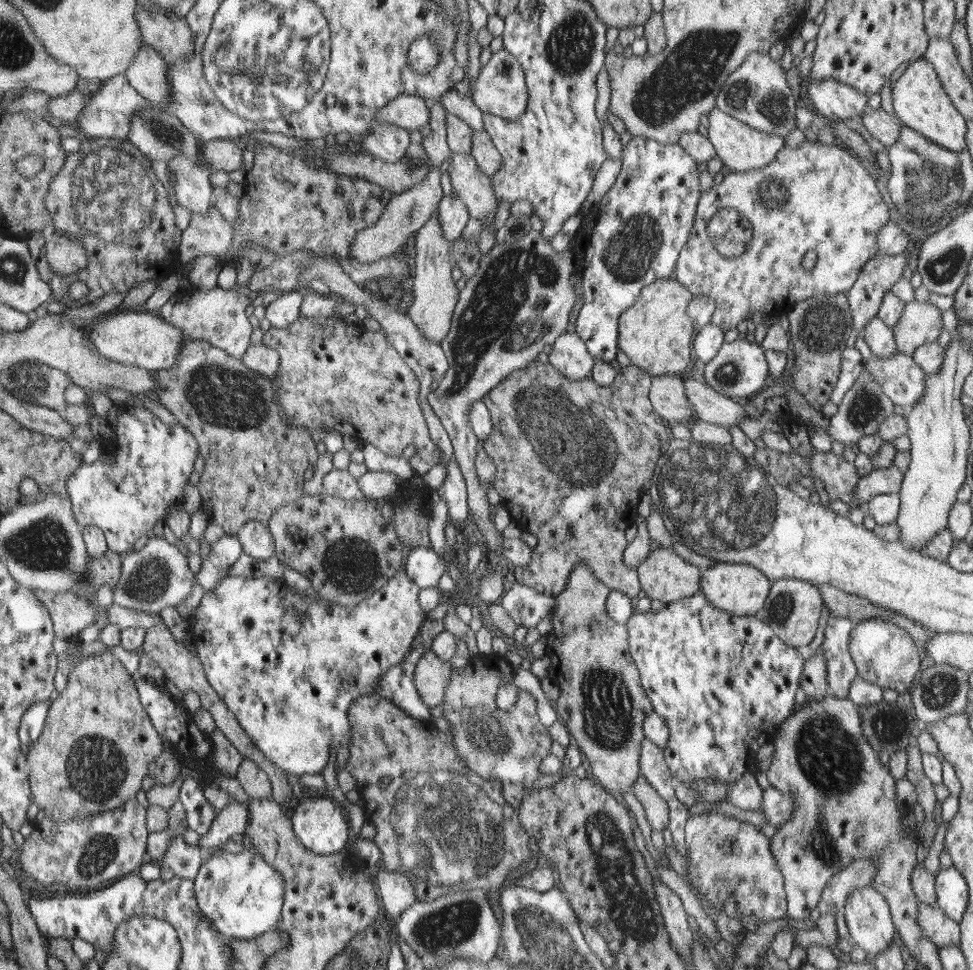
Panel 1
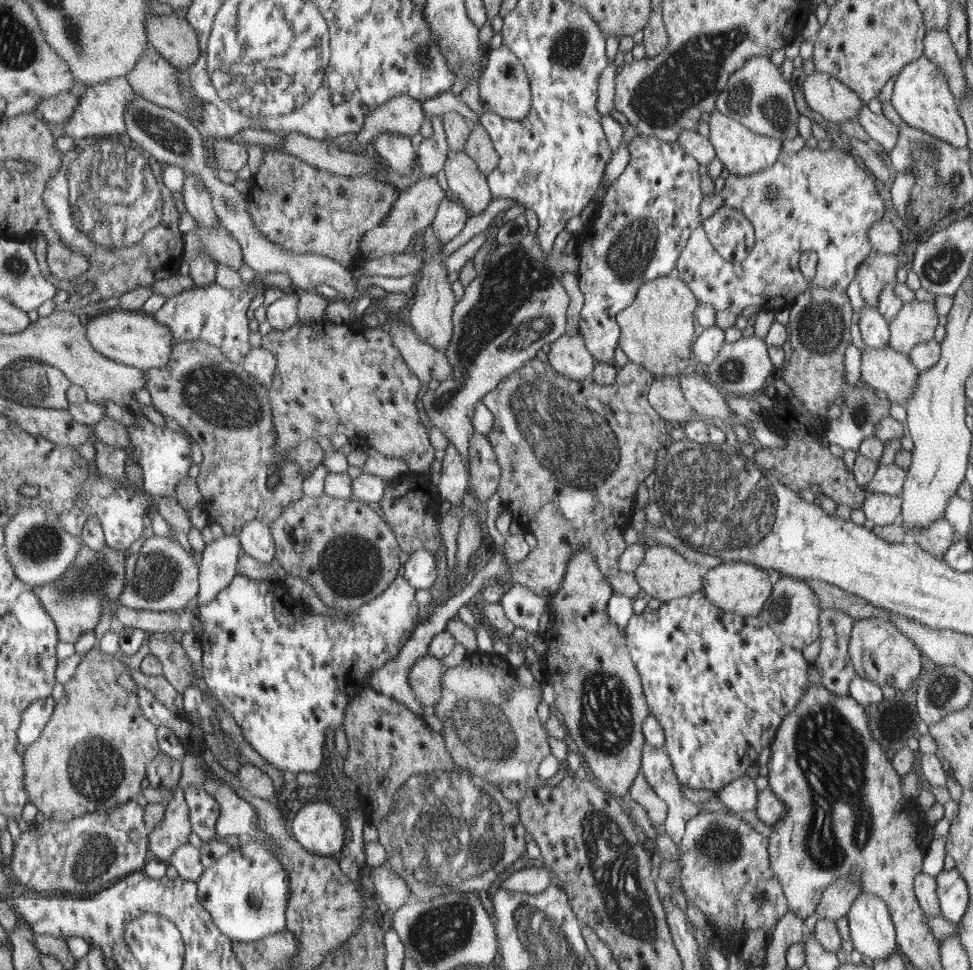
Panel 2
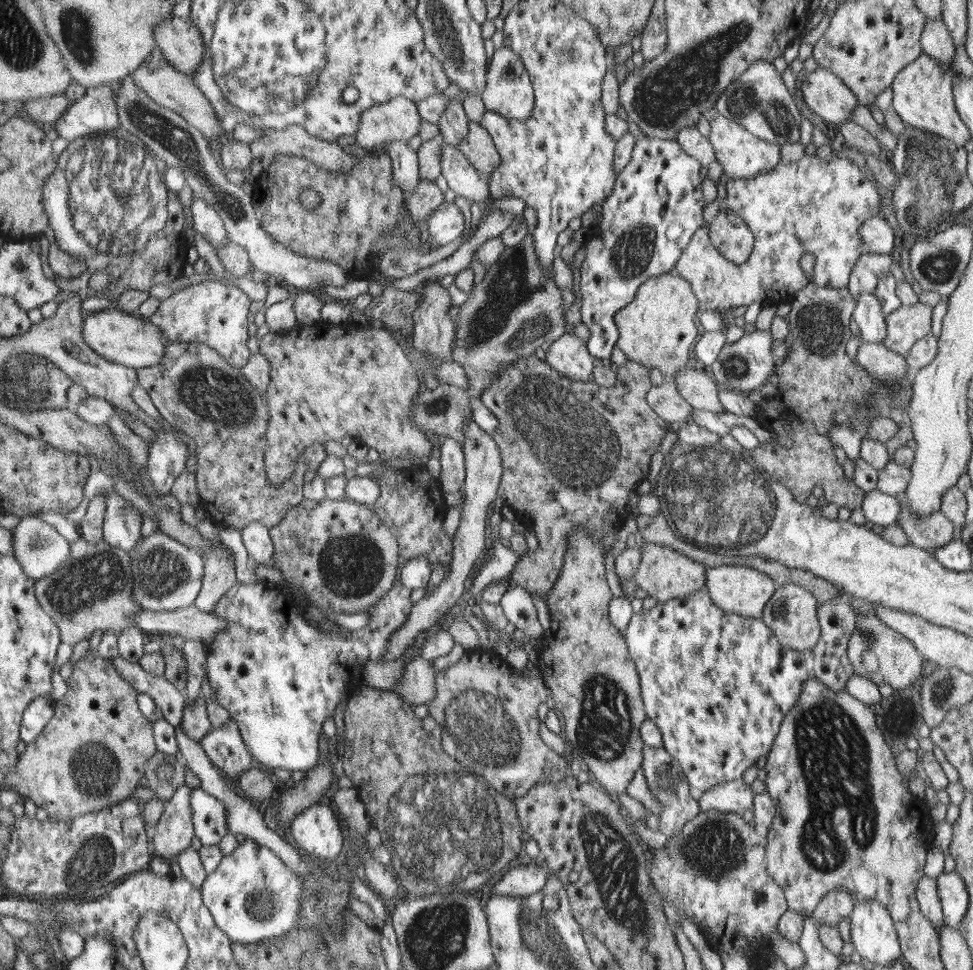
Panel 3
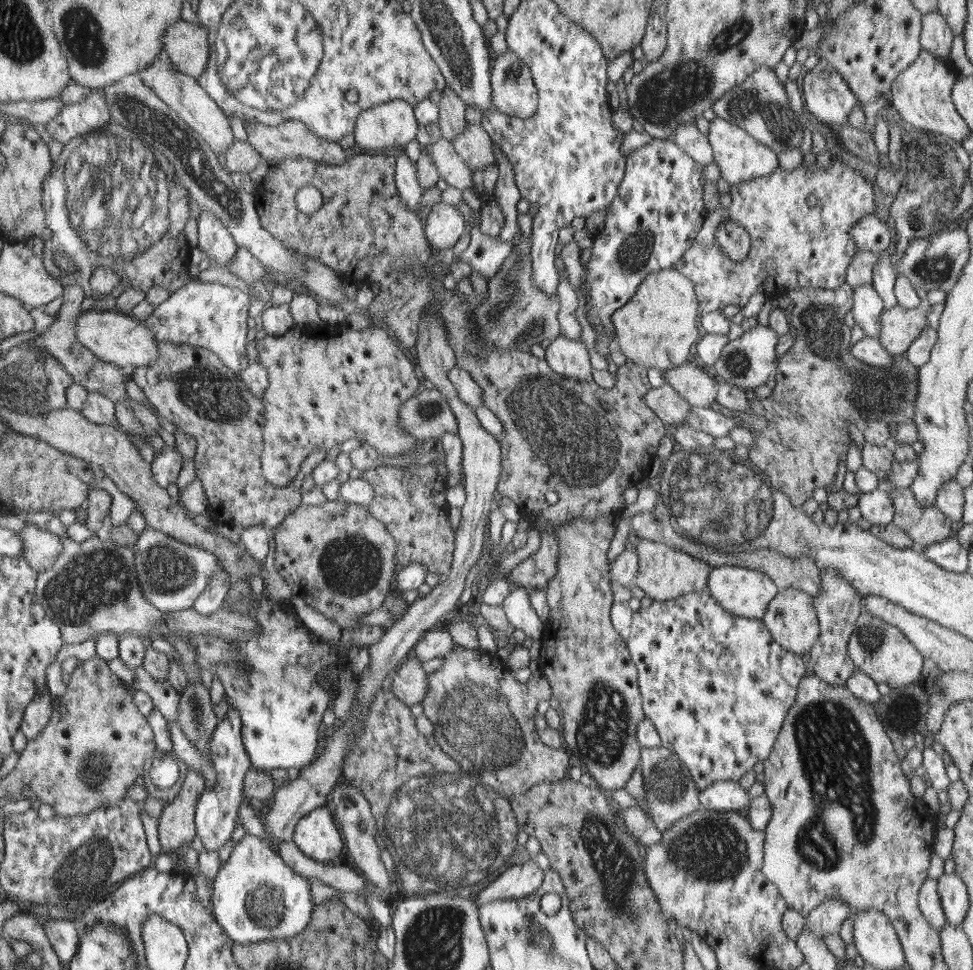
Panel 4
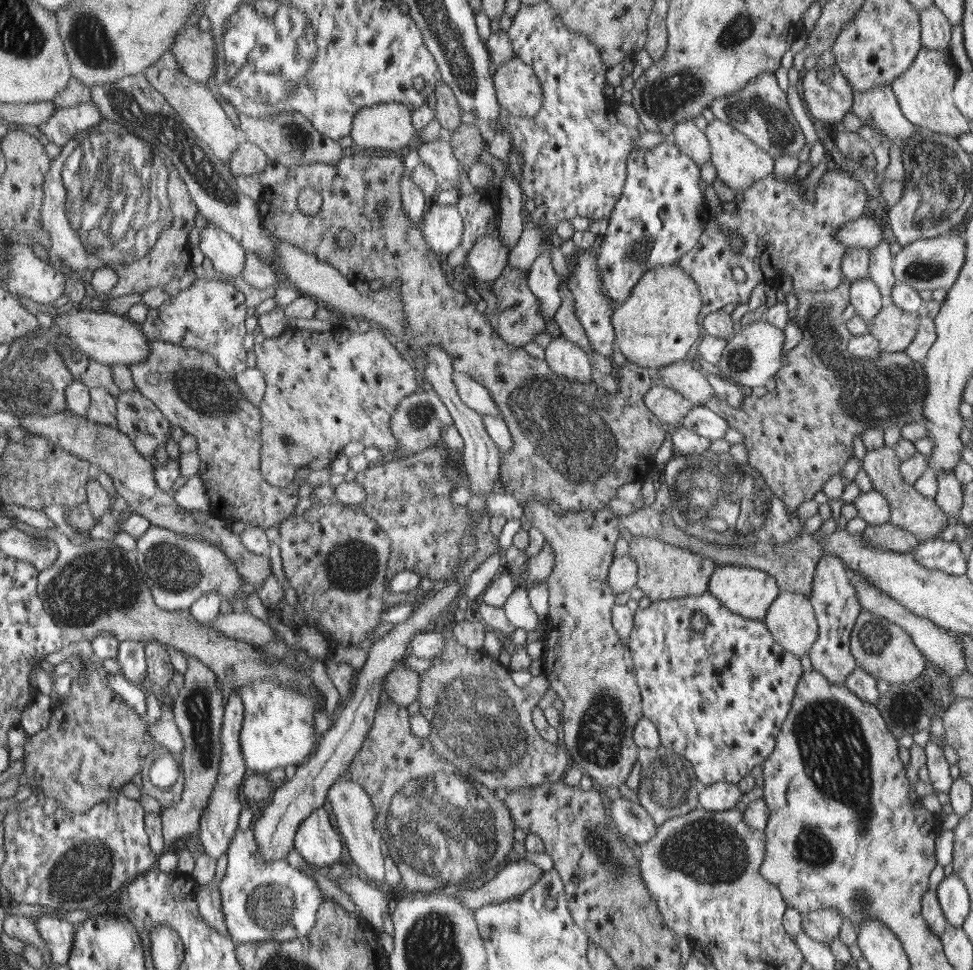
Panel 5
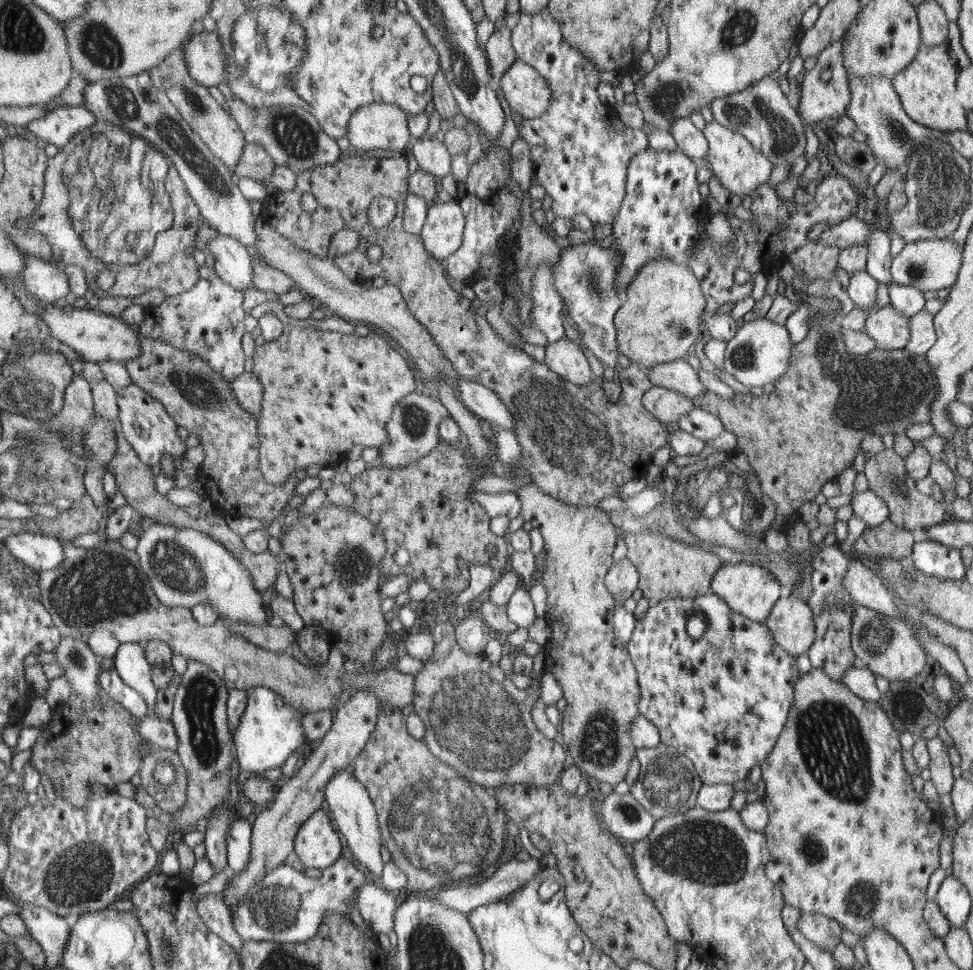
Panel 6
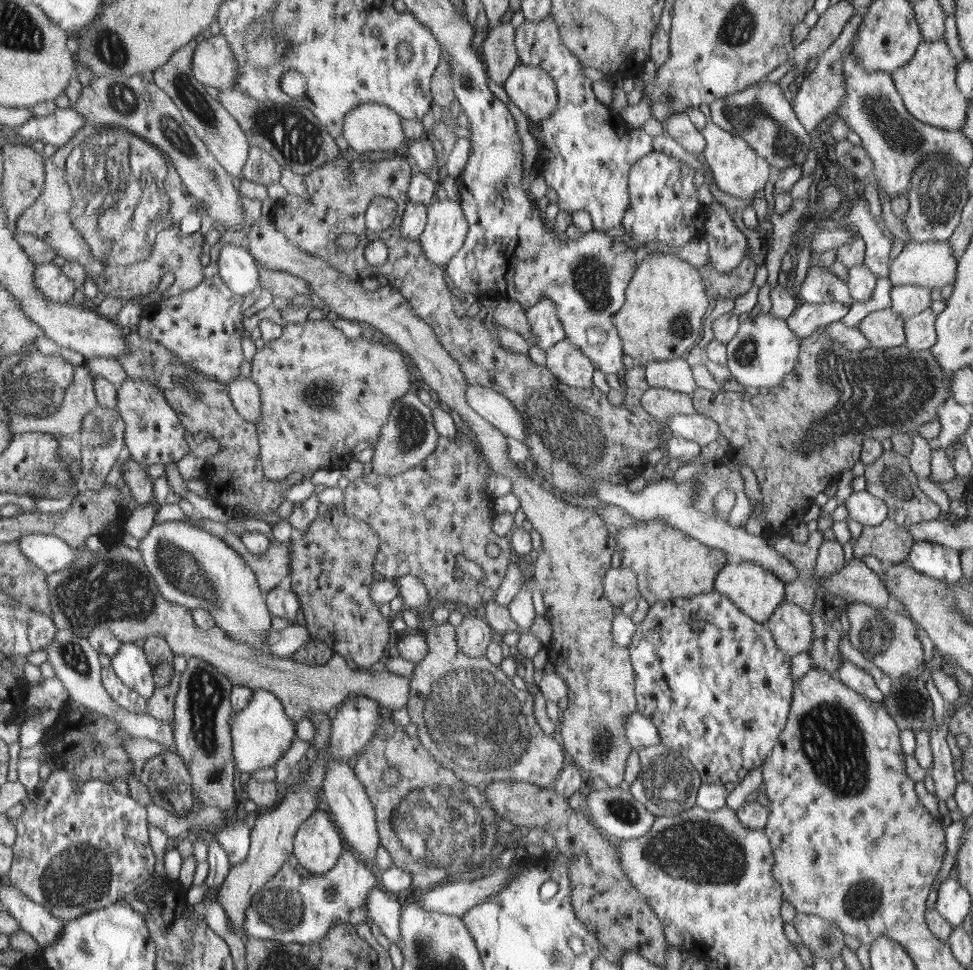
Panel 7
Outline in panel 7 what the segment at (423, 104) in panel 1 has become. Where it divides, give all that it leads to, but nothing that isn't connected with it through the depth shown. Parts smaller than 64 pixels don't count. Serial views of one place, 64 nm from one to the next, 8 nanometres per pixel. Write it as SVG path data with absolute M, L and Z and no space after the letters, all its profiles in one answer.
M368 103L354 108L344 122L350 154L366 155L374 150L391 150L401 153L406 143L402 129L402 116L393 108L380 103Z

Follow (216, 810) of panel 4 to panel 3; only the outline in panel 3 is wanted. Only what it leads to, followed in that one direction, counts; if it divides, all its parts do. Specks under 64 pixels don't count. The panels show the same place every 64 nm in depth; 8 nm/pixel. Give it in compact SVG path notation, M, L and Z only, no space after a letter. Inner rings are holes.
M230 717L220 728L210 730L200 743L216 768L220 768L228 778L226 784L229 786L238 783L242 771L254 765L234 718ZM196 786L190 793L190 808L196 835L203 845L218 845L228 833L226 806L216 796Z

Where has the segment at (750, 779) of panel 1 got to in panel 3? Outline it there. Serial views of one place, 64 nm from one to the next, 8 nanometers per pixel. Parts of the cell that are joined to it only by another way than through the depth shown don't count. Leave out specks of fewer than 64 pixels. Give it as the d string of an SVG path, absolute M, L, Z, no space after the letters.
M743 778L717 784L699 798L702 810L716 809L727 813L739 814L754 806L752 785L746 784Z

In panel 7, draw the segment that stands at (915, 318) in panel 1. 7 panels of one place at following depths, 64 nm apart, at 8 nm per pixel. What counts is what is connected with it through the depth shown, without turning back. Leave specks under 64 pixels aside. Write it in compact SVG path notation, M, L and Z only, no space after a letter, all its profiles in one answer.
M891 307L872 312L858 322L858 329L878 348L902 347L906 343L905 319Z

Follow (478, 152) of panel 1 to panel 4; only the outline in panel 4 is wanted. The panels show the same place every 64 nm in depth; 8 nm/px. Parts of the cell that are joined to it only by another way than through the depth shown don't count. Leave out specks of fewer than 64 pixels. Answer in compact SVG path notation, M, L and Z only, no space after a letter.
M468 124L460 136L452 141L456 153L471 169L486 170L486 166L496 164L493 139L484 127Z

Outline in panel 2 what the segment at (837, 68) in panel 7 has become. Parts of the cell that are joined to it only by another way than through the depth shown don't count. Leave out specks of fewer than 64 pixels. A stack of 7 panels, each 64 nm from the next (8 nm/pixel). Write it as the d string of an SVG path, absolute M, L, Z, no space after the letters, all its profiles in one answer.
M814 71L808 75L803 82L803 88L808 106L835 123L856 118L864 105L858 93L836 77L822 72Z

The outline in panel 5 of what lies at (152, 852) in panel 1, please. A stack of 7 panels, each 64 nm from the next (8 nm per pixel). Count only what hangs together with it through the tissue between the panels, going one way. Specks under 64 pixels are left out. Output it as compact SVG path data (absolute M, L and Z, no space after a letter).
M195 656L187 657L187 672L183 678L184 686L175 698L171 717L178 725L184 741L184 752L182 752L182 756L179 756L179 761L182 769L184 769L185 780L180 801L160 812L165 846L172 846L174 842L199 832L200 816L204 807L208 805L210 795L218 783L218 771L220 771L220 762L222 762L222 723L225 722L225 706L222 700L226 697L224 689L218 686L218 680L216 680L213 670Z

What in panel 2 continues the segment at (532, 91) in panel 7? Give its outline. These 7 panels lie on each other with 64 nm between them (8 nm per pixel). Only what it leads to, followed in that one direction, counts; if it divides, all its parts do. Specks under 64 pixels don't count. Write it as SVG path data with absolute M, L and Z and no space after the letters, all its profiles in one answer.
M505 45L498 49L489 49L488 64L479 81L479 96L483 109L494 115L500 115L507 119L520 120L526 118L532 106L532 86L525 67Z

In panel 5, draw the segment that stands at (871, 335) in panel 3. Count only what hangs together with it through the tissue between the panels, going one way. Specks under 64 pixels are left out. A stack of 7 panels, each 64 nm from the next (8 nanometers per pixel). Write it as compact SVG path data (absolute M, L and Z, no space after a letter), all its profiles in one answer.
M869 276L858 280L858 282L852 282L850 302L854 305L855 314L858 314L868 327L870 327L870 322L874 320L874 316L886 305L878 286Z

